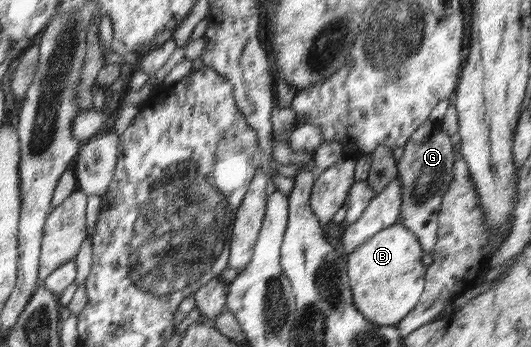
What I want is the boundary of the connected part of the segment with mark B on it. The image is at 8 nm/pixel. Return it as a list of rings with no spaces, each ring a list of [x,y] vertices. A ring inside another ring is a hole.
[[[400,222],[382,229],[354,251],[351,251],[347,260],[348,285],[352,293],[352,301],[362,315],[374,324],[396,325],[419,302],[424,290],[426,268],[422,264],[423,250],[418,238],[412,231],[403,227]]]

